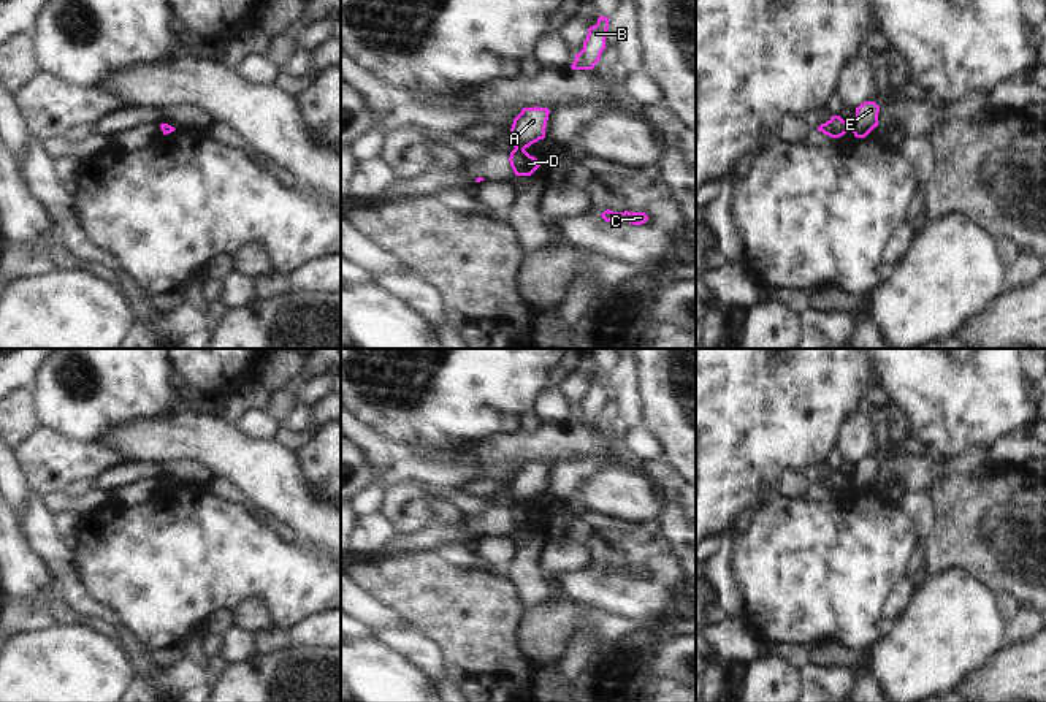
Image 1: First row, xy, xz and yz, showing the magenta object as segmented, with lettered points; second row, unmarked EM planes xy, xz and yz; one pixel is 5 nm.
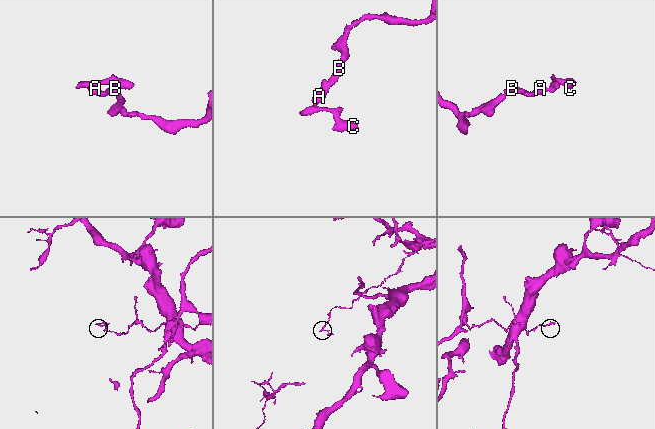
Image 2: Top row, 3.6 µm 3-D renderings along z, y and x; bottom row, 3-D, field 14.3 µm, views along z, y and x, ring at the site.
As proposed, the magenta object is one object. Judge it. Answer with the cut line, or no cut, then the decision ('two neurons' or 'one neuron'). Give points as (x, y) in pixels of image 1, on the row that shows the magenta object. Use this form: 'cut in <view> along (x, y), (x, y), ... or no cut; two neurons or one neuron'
cut in xz along (515, 146), (523, 151); two neurons

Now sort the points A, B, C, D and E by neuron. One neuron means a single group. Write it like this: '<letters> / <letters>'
A B / C D E

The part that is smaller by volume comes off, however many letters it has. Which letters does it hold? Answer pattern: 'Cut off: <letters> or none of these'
Cut off: C, D, E

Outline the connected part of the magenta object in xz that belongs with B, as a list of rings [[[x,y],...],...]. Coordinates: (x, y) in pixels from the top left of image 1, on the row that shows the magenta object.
[[[599,16],[597,24],[588,29],[583,49],[575,54],[575,60],[571,65],[572,70],[593,70],[599,62],[609,35],[609,17]]]

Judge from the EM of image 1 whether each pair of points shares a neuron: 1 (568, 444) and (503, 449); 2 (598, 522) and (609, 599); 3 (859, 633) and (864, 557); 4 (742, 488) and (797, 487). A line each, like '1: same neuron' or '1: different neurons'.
1: same neuron
2: different neurons
3: same neuron
4: different neurons

